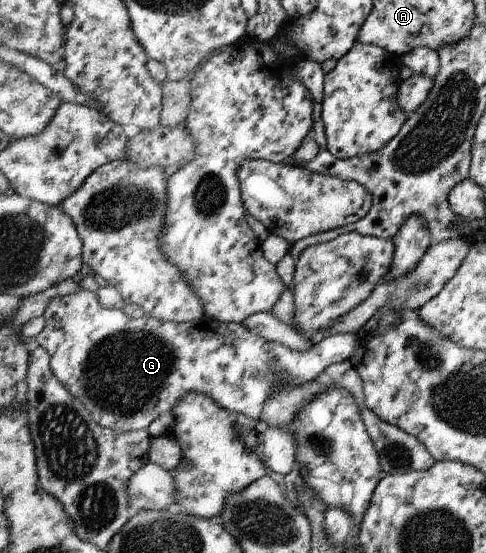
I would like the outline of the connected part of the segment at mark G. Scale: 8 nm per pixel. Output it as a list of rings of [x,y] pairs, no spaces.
[[[80,288],[72,295],[59,295],[49,303],[45,315],[47,326],[35,341],[52,356],[53,372],[69,390],[94,414],[94,419],[108,428],[123,432],[140,431],[154,426],[164,414],[174,414],[177,407],[191,393],[209,396],[218,407],[234,414],[244,414],[261,420],[265,403],[279,389],[300,387],[316,381],[318,376],[335,363],[349,360],[358,352],[364,333],[337,333],[324,335],[314,341],[313,348],[298,353],[282,343],[253,334],[243,323],[226,323],[205,317],[196,322],[161,322],[144,316],[135,320],[121,309],[108,309],[102,305],[98,292]]]

